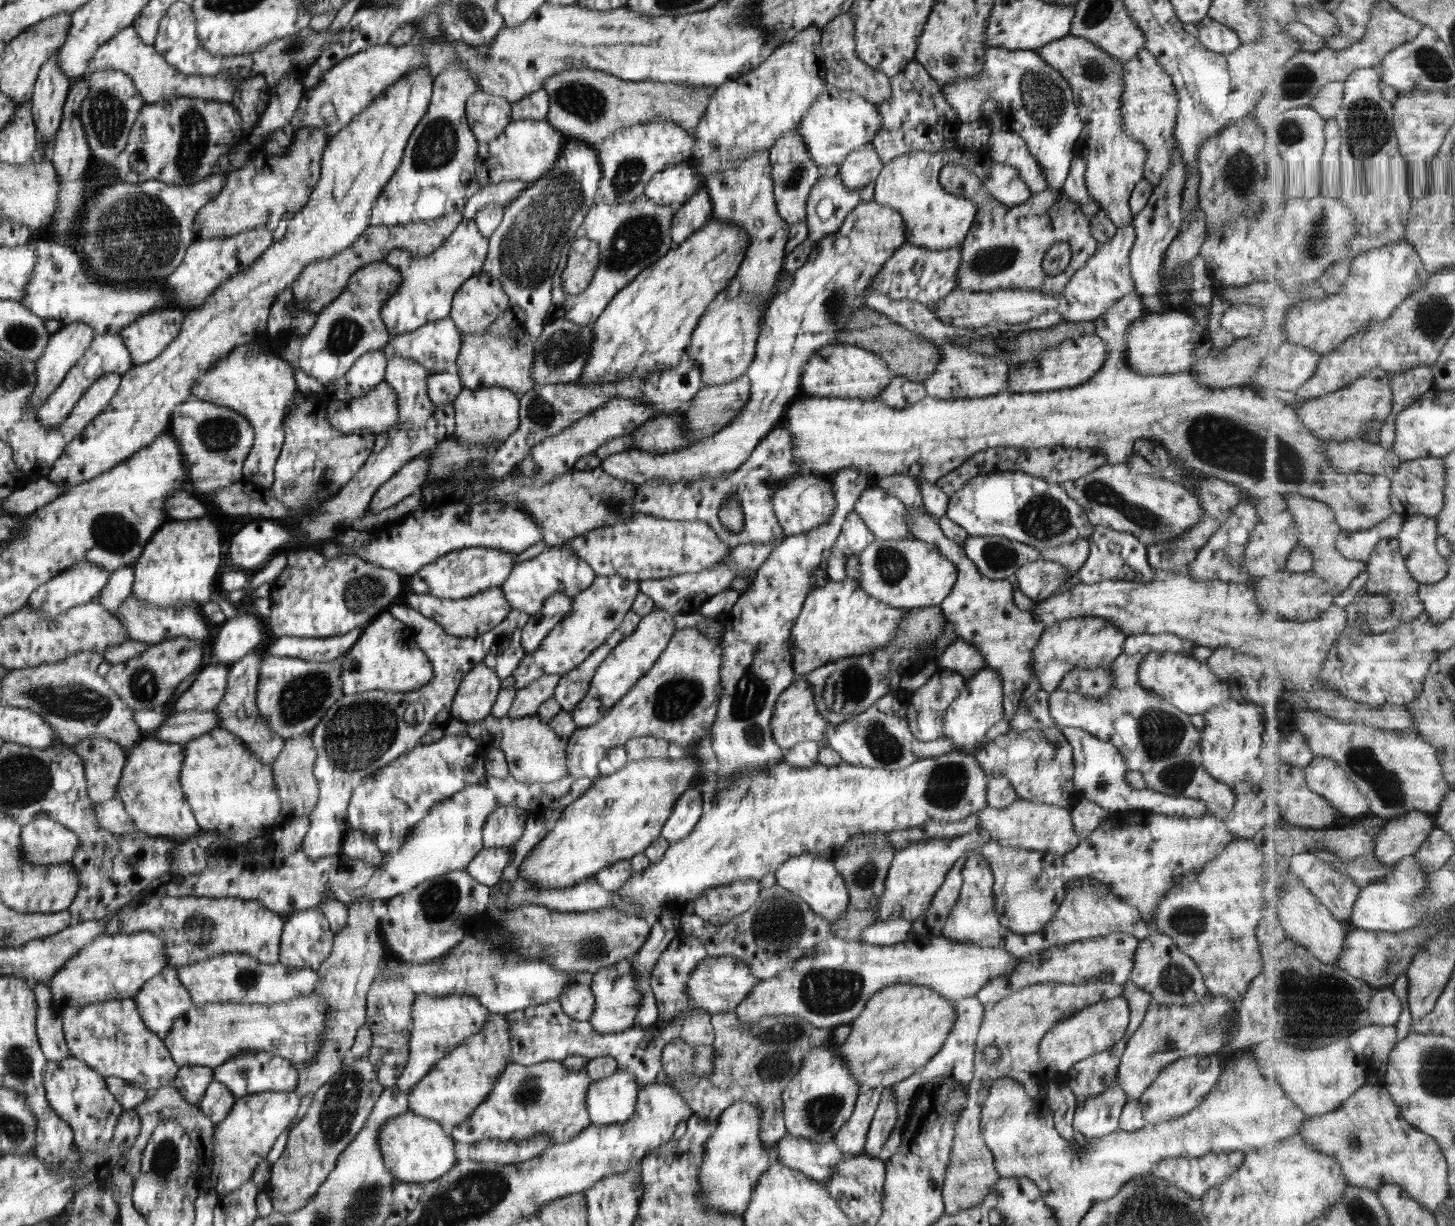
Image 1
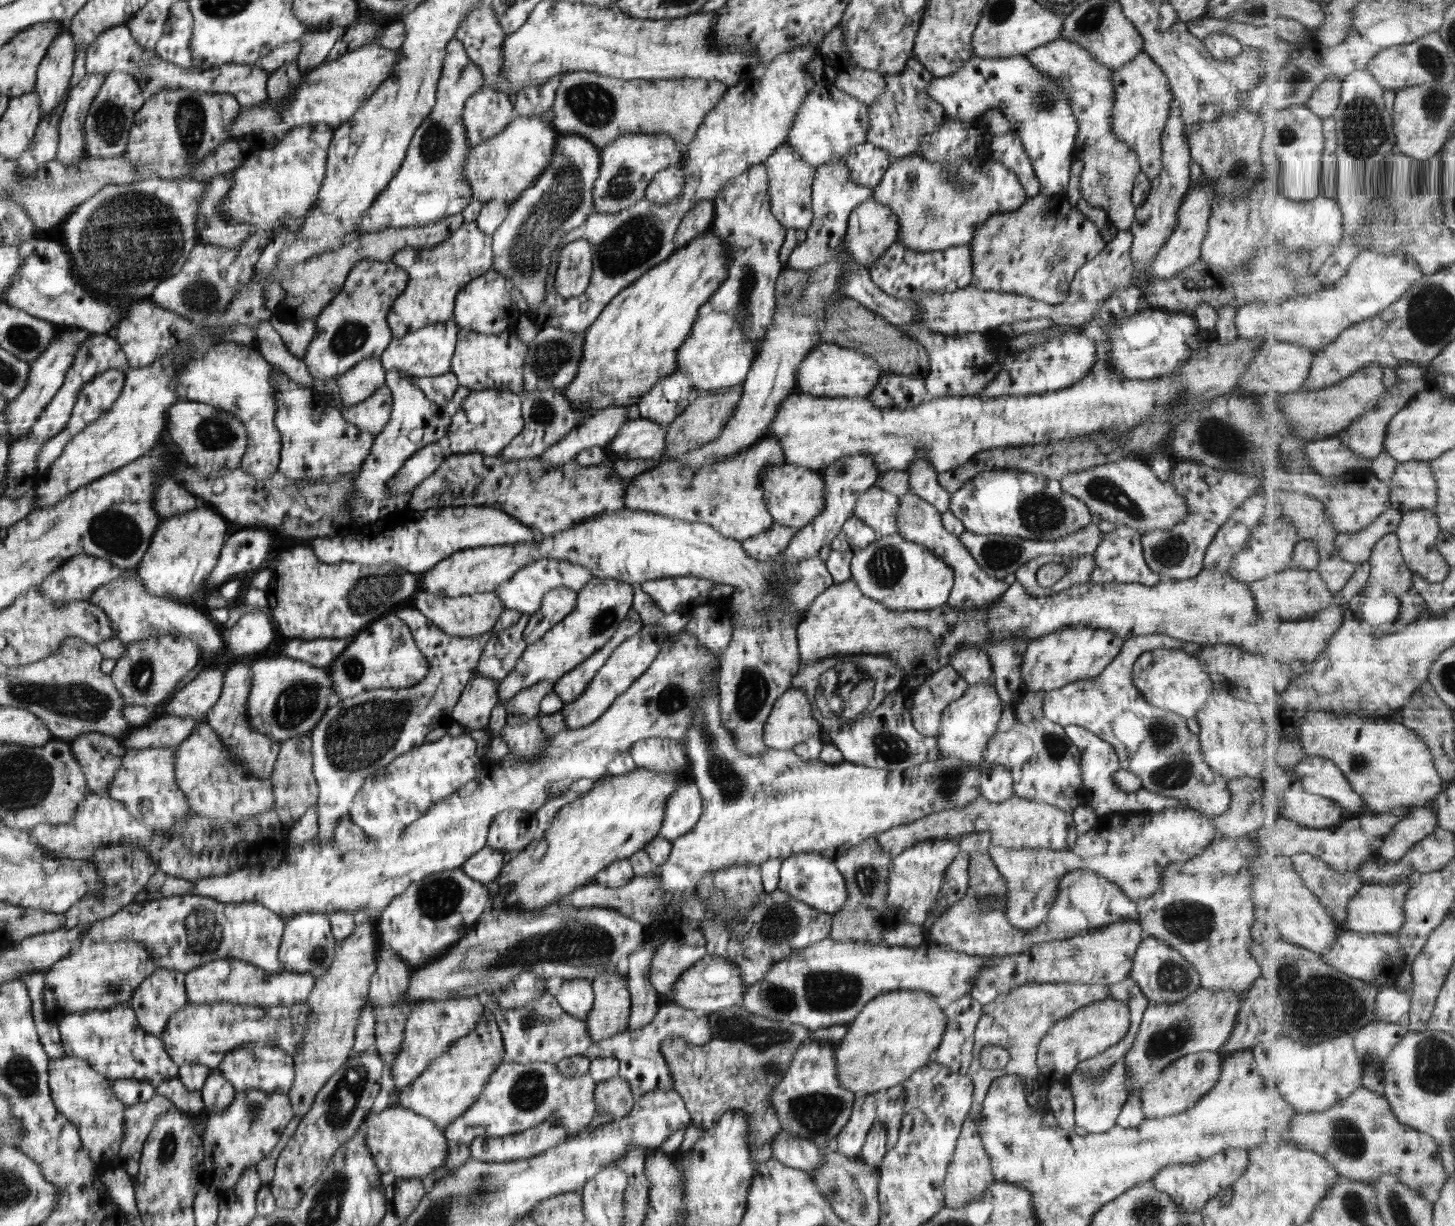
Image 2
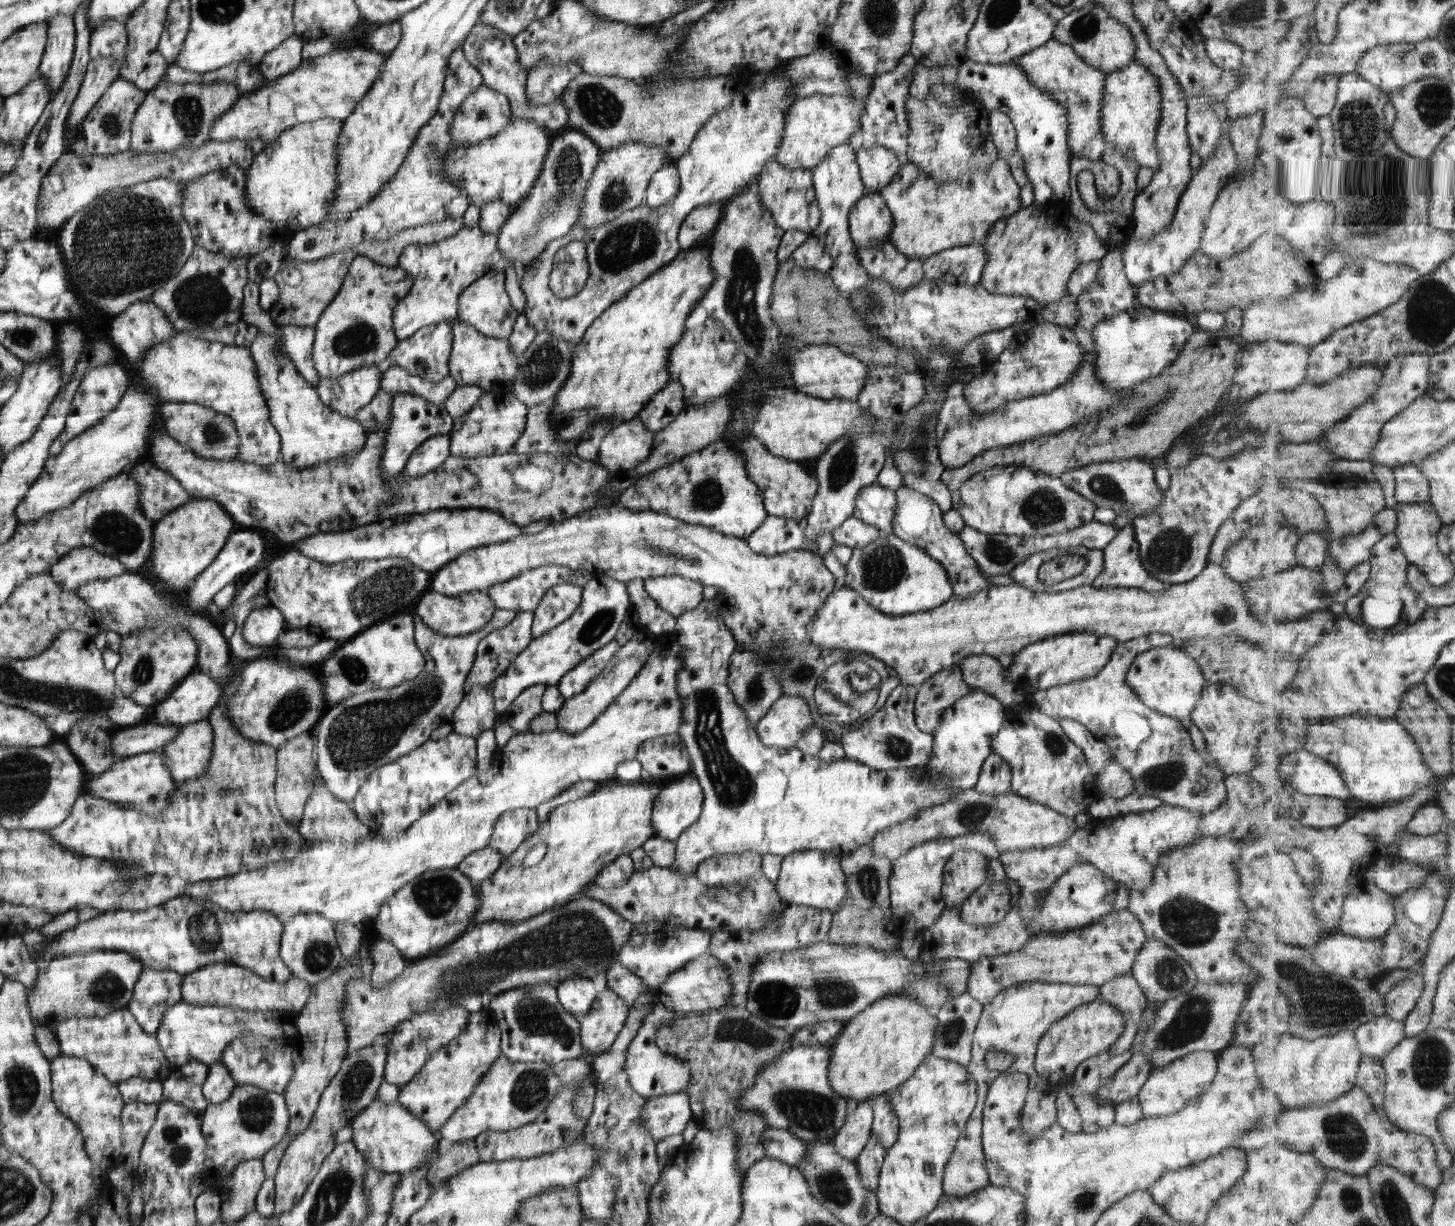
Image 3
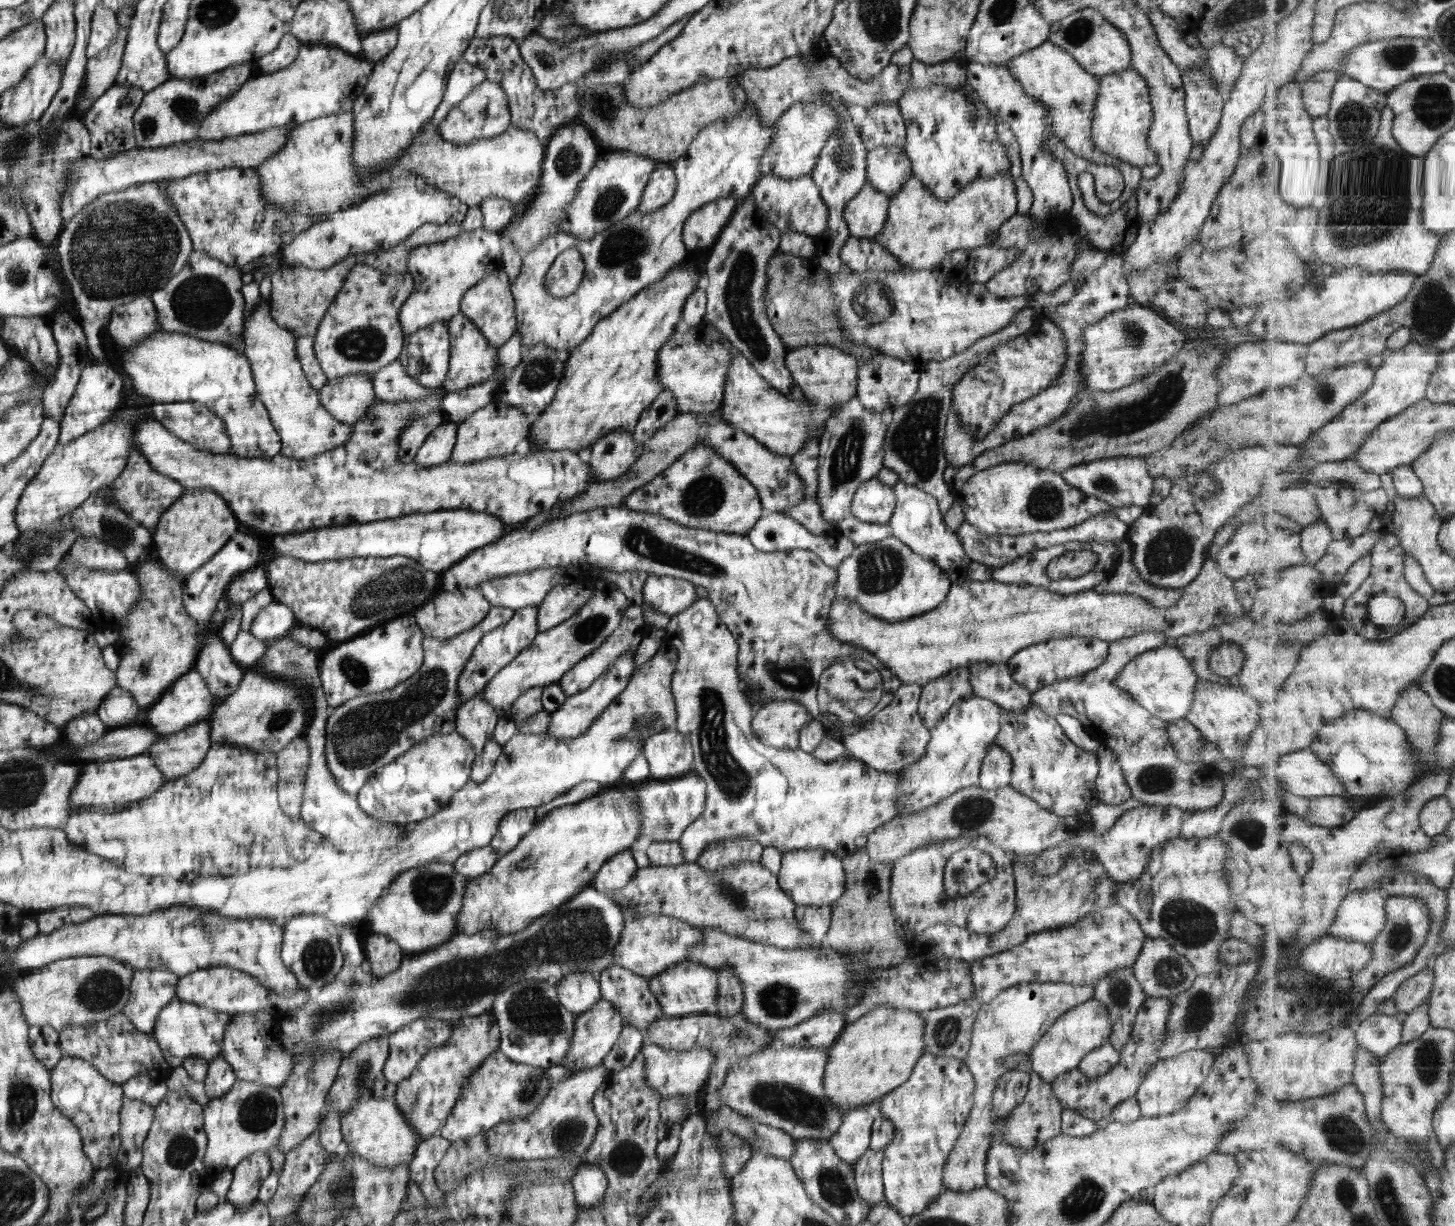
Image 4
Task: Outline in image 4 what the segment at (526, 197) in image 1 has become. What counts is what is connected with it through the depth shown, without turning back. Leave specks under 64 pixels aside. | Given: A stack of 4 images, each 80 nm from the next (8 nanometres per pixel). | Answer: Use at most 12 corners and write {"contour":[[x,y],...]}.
{"contour":[[575,118],[548,137],[534,194],[500,233],[522,258],[598,159]]}

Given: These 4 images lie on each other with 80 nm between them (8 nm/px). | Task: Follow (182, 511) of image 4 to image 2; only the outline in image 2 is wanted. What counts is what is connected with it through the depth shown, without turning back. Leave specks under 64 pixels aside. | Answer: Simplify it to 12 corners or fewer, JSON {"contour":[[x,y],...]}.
{"contour":[[199,503],[162,519],[133,574],[153,596],[227,608],[204,591],[227,524]]}

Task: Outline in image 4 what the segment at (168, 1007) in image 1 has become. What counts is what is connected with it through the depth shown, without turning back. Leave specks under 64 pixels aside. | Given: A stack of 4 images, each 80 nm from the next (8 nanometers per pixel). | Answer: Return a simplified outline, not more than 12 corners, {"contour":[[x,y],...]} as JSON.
{"contour":[[135,969],[121,1012],[138,1031],[153,1032],[176,996],[178,977]]}

